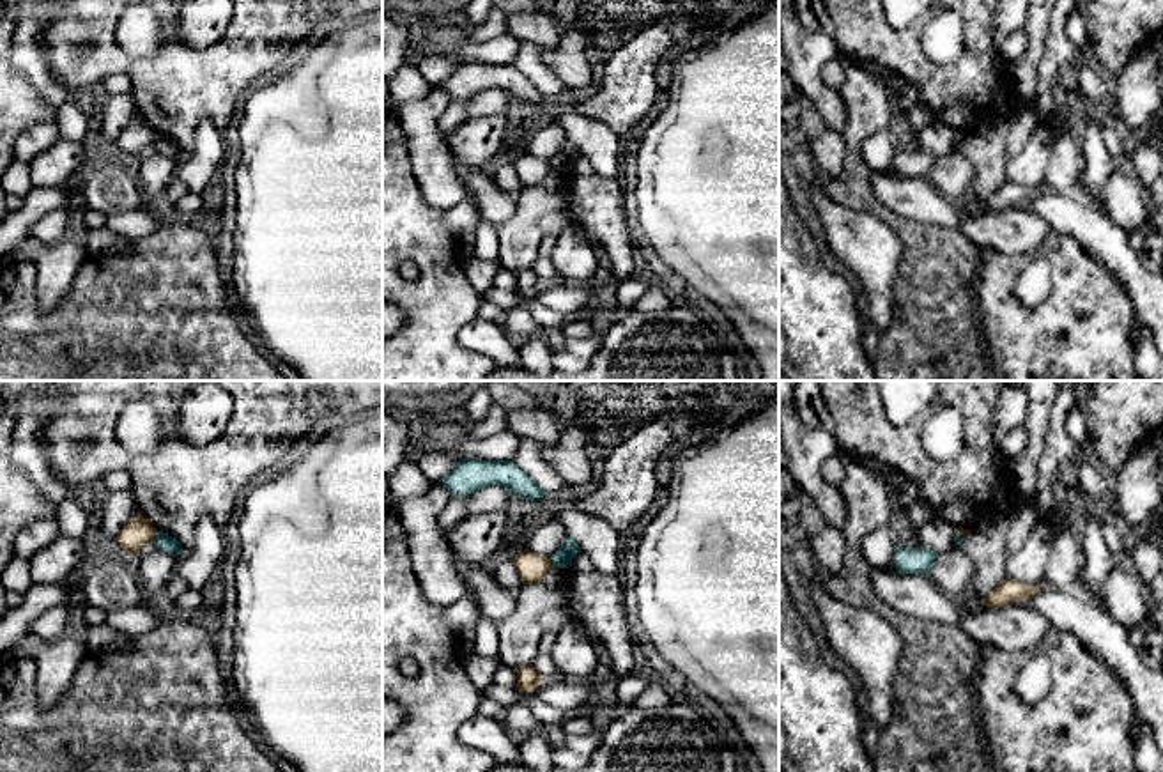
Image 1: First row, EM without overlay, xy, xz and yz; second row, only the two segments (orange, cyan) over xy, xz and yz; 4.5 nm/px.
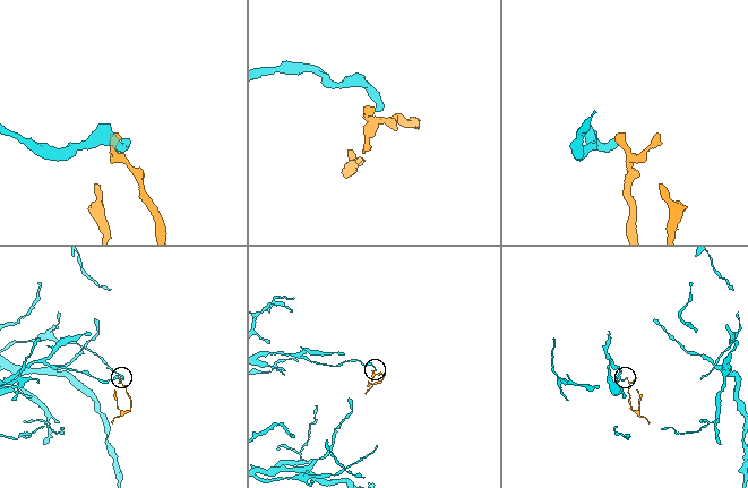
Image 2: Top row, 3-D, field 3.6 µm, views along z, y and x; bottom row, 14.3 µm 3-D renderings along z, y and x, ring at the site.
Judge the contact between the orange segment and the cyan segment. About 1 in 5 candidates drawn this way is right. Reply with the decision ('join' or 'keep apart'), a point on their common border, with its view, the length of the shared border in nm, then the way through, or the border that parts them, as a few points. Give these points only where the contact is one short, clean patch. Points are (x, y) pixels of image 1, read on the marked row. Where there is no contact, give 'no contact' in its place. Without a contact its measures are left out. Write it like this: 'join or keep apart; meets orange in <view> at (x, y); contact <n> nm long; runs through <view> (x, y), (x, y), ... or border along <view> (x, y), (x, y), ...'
keep apart; meets orange in xy at (154, 533); contact 40 nm long; border along xy (156, 532), (153, 539)

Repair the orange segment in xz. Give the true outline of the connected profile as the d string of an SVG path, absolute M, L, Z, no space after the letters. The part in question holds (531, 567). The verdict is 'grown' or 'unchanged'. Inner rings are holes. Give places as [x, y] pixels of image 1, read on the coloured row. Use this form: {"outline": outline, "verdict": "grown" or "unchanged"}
{"outline": "M524 549L513 558L522 584L540 583L552 568L551 560Z", "verdict": "unchanged"}

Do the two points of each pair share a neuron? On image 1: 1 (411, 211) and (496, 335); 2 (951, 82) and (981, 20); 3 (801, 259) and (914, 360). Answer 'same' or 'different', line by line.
1: different
2: same
3: different

